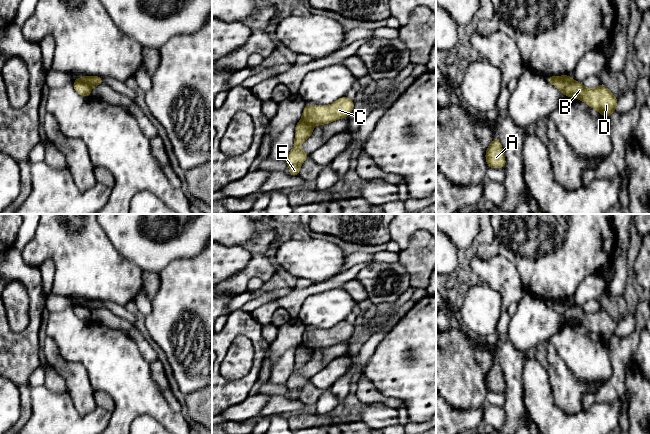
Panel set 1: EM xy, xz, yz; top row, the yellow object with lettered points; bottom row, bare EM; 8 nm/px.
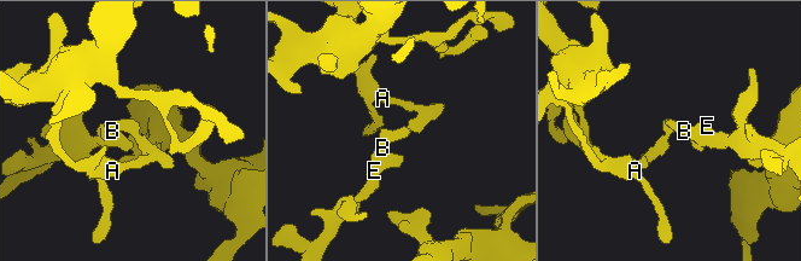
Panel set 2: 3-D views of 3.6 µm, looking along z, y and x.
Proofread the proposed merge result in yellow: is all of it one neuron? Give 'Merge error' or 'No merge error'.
Merge error

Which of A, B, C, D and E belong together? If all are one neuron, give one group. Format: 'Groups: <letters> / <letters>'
Groups: A C / B D E

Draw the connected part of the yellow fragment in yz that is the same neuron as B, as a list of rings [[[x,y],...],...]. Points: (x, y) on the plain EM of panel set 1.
[[[572,304],[564,313],[563,318],[583,325],[605,342],[615,336],[618,326],[618,322],[602,307],[596,312],[589,313],[585,312],[582,306]]]

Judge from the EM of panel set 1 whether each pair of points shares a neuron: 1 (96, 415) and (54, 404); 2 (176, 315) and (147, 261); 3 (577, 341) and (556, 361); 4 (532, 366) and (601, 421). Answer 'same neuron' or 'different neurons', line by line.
1: same neuron
2: different neurons
3: different neurons
4: same neuron

